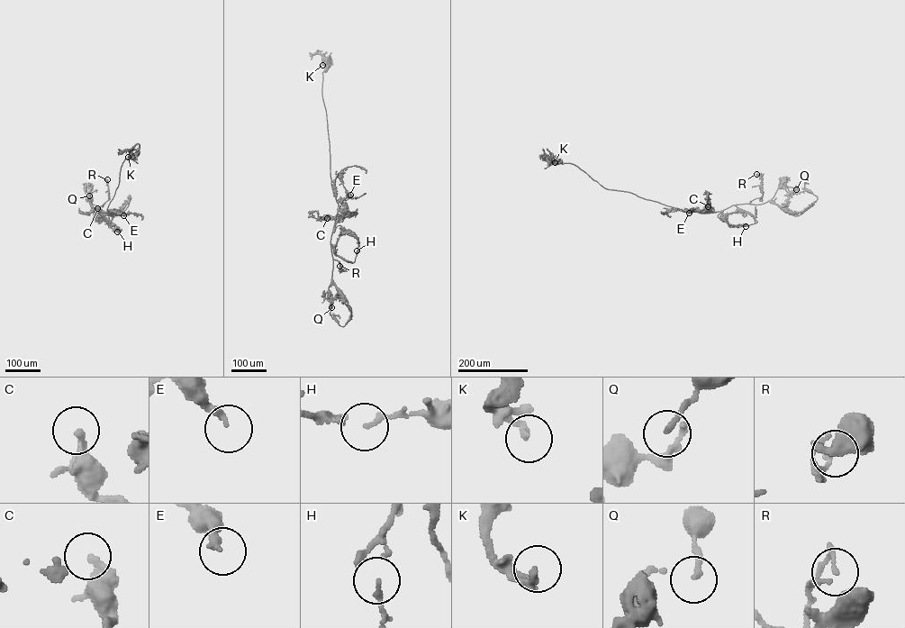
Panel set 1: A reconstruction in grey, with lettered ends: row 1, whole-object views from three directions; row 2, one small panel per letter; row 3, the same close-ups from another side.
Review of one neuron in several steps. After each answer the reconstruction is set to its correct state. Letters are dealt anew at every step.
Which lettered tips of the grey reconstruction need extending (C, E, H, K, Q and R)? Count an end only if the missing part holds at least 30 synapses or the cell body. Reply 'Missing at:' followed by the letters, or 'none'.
Missing at: none

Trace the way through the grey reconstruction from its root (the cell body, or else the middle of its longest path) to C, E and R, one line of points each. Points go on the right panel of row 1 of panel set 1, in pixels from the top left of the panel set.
C: (678, 208), (684, 212), (710, 212), (708, 206)
E: (678, 208), (695, 212), (690, 209), (689, 213)
R: (678, 208), (684, 212), (713, 213), (734, 204), (749, 204), (763, 195), (761, 178), (756, 174)

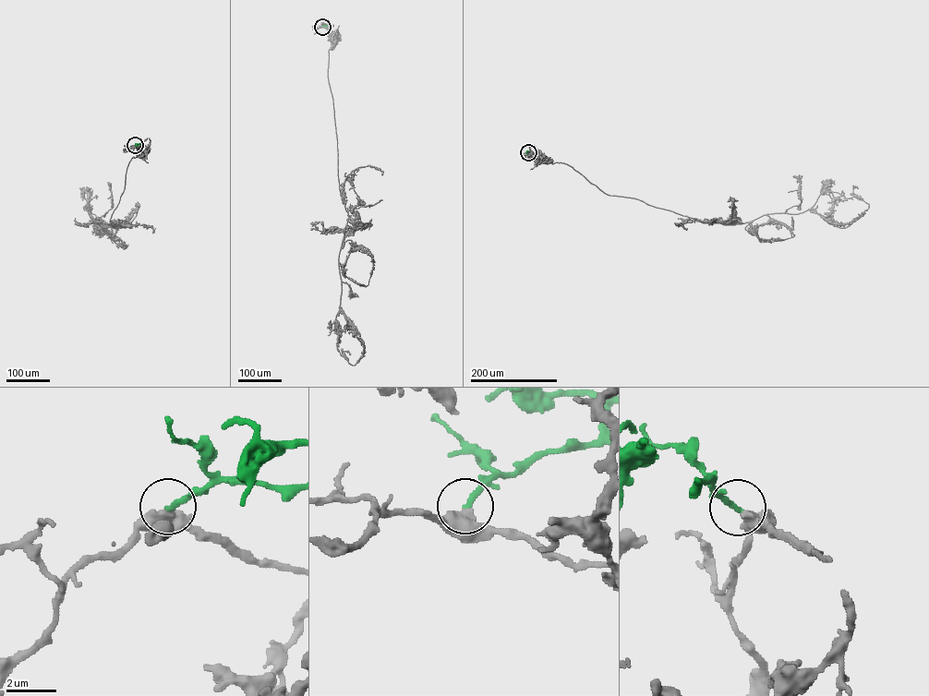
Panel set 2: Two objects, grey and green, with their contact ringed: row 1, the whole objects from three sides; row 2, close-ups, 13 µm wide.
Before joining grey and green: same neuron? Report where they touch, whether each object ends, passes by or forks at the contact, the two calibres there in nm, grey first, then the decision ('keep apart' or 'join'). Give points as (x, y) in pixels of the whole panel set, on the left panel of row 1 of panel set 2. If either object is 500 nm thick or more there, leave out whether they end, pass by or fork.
at (135, 145); 550 nm thick on the grey side, 240 nm on the other; join

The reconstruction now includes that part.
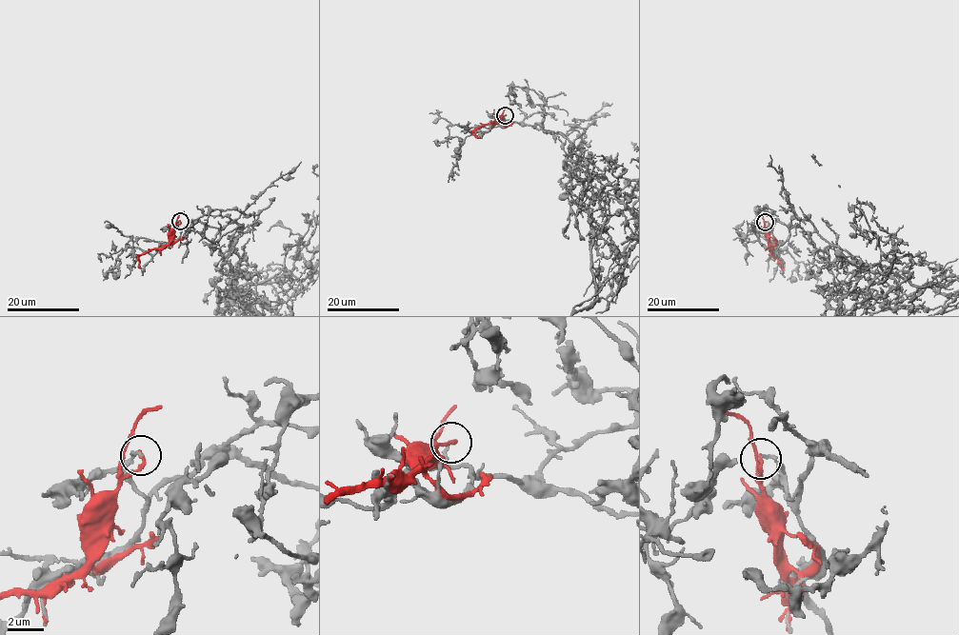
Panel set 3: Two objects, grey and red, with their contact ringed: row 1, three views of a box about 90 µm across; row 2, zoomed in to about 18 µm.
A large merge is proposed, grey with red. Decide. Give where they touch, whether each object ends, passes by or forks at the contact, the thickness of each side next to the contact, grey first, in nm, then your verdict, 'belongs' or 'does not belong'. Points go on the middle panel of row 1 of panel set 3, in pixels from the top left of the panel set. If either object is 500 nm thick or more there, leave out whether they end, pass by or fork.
(505, 115) | grey ends | red ends | 180/200 nm | does not belong

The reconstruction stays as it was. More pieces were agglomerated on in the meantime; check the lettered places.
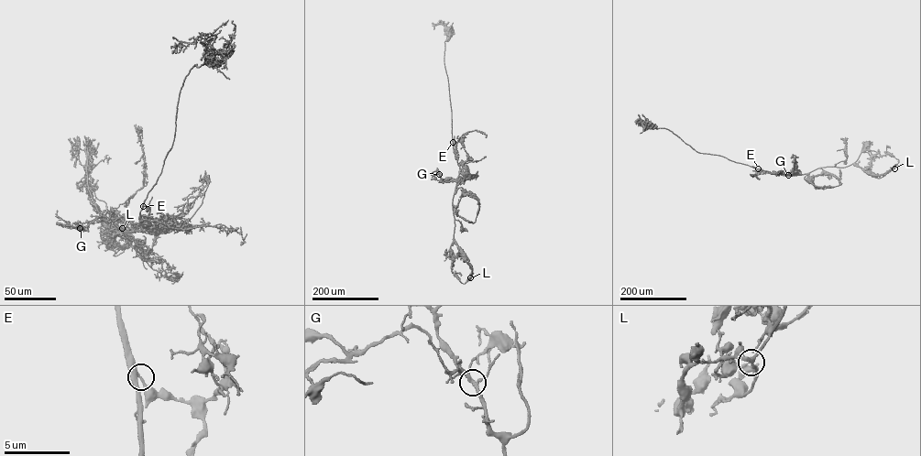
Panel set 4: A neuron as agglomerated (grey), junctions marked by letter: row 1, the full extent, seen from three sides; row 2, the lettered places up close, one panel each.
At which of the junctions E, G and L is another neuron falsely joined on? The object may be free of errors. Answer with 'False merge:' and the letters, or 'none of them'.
False merge: none of them

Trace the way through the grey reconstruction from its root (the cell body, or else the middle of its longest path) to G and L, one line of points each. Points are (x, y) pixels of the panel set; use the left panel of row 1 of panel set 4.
G: (140, 214), (139, 222), (147, 230), (133, 231), (130, 222), (111, 217), (96, 218), (77, 228), (80, 228)
L: (140, 214), (147, 230), (126, 232), (93, 202), (101, 238), (114, 255), (129, 244), (122, 228)

